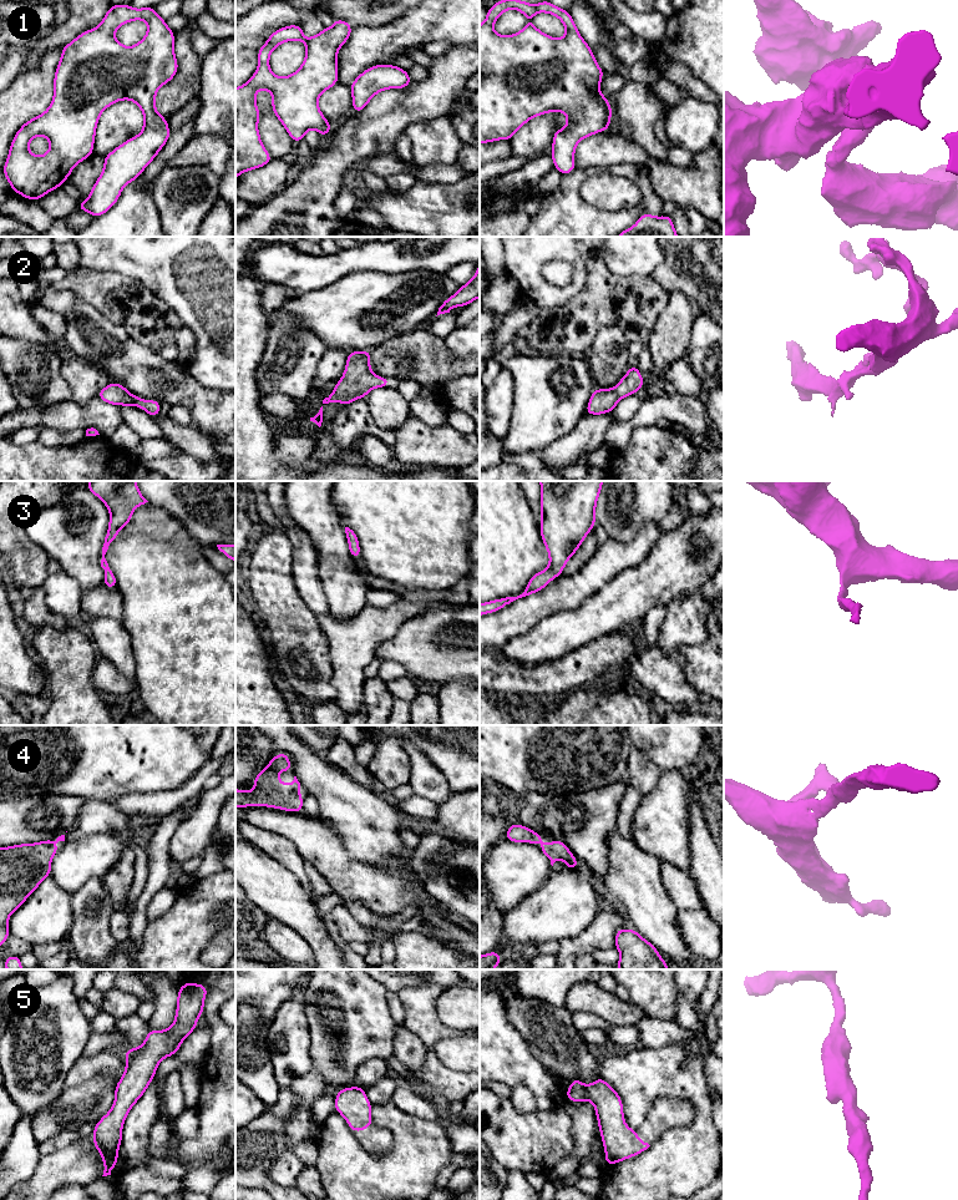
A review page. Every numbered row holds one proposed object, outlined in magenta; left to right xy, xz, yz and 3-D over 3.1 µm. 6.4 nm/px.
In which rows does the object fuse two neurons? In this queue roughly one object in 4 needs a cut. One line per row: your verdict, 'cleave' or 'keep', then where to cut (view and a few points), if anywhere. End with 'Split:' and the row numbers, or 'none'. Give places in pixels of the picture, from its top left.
1: keep | no cut
2: keep | no cut
3: keep | no cut
4: keep | no cut
5: keep | no cut
Split: none

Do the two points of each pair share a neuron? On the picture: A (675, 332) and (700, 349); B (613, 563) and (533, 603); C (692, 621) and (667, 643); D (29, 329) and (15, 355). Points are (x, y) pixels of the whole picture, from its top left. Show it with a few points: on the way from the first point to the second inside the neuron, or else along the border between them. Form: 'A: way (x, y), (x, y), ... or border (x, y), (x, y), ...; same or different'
A: border (694, 319), (690, 330), (690, 343), (684, 357); different
B: way (593, 576), (574, 590), (553, 598); same
C: way (685, 624), (673, 637); same
D: border (13, 337), (39, 342), (51, 350); different

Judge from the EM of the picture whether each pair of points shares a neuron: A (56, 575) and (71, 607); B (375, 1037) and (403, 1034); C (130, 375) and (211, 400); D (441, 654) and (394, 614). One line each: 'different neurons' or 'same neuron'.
A: same neuron
B: different neurons
C: same neuron
D: different neurons

